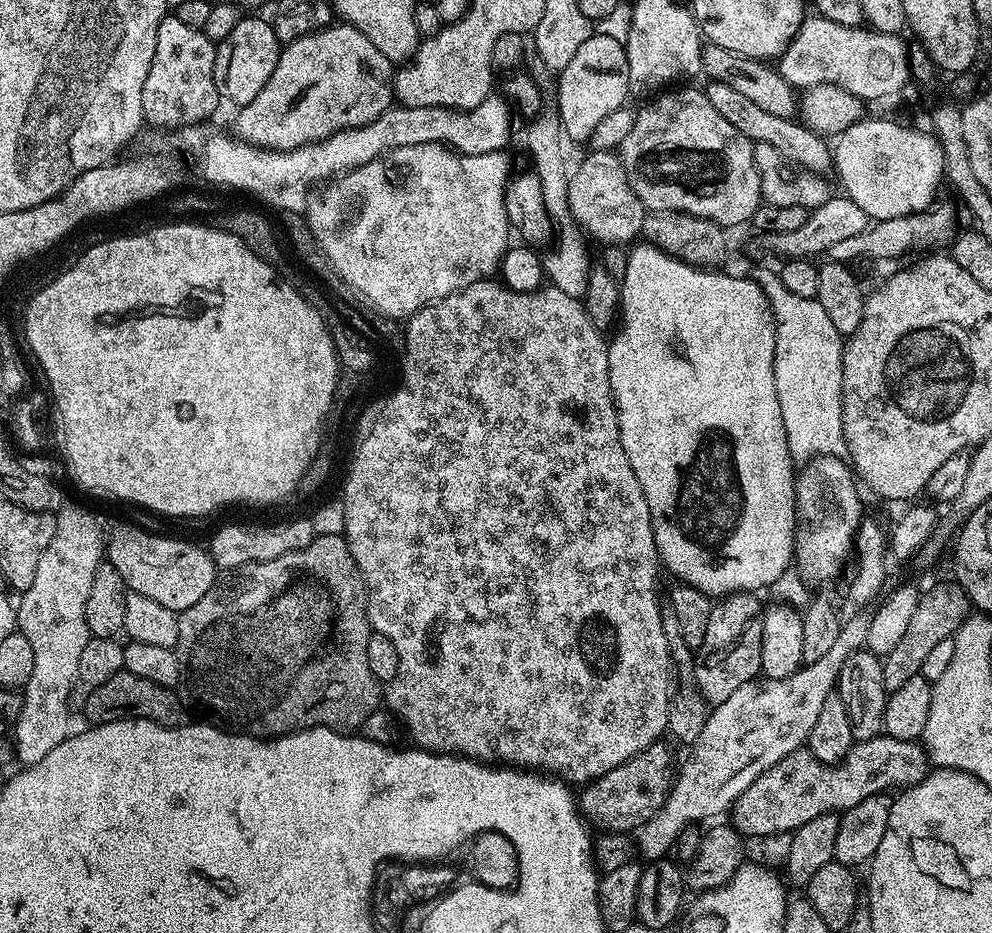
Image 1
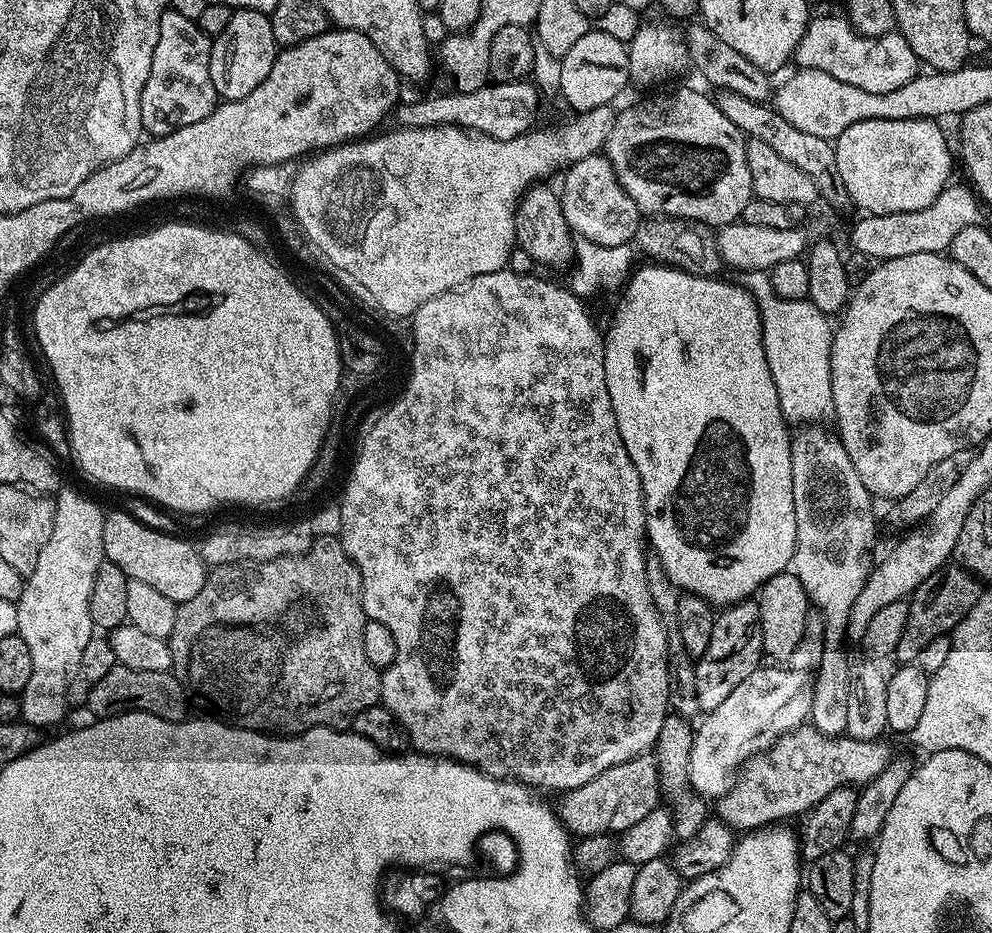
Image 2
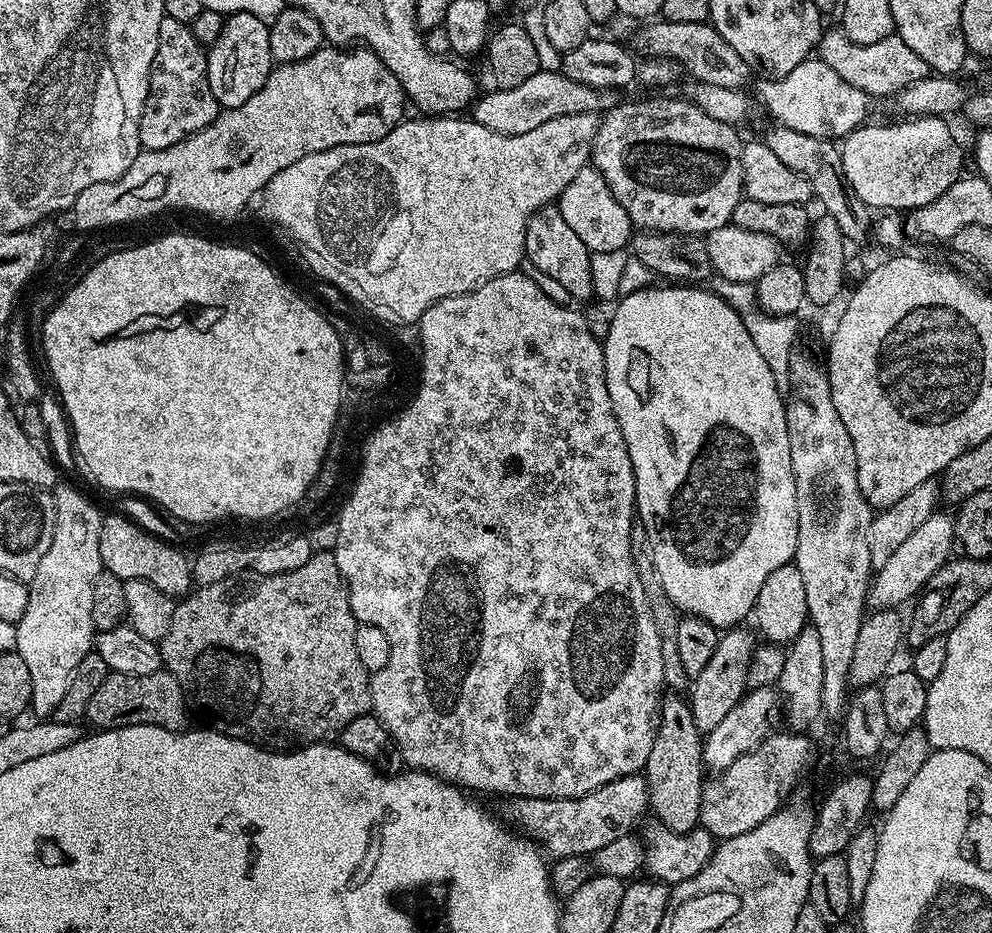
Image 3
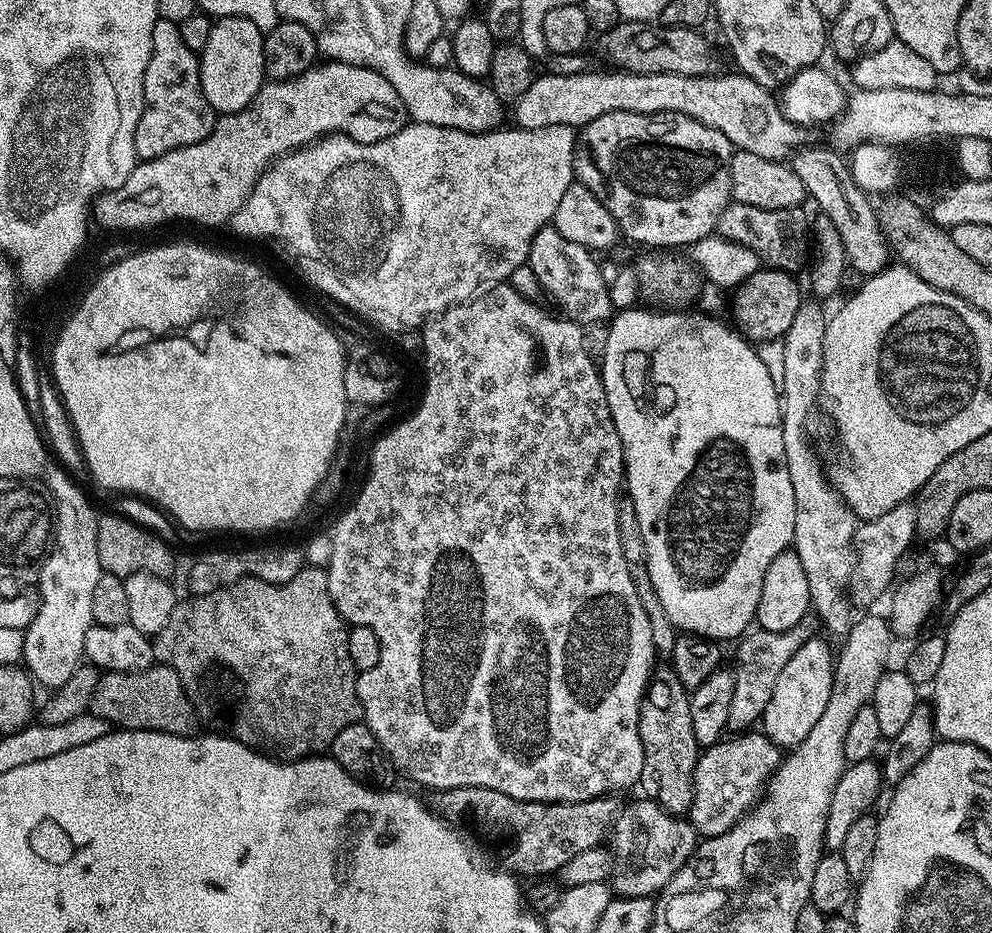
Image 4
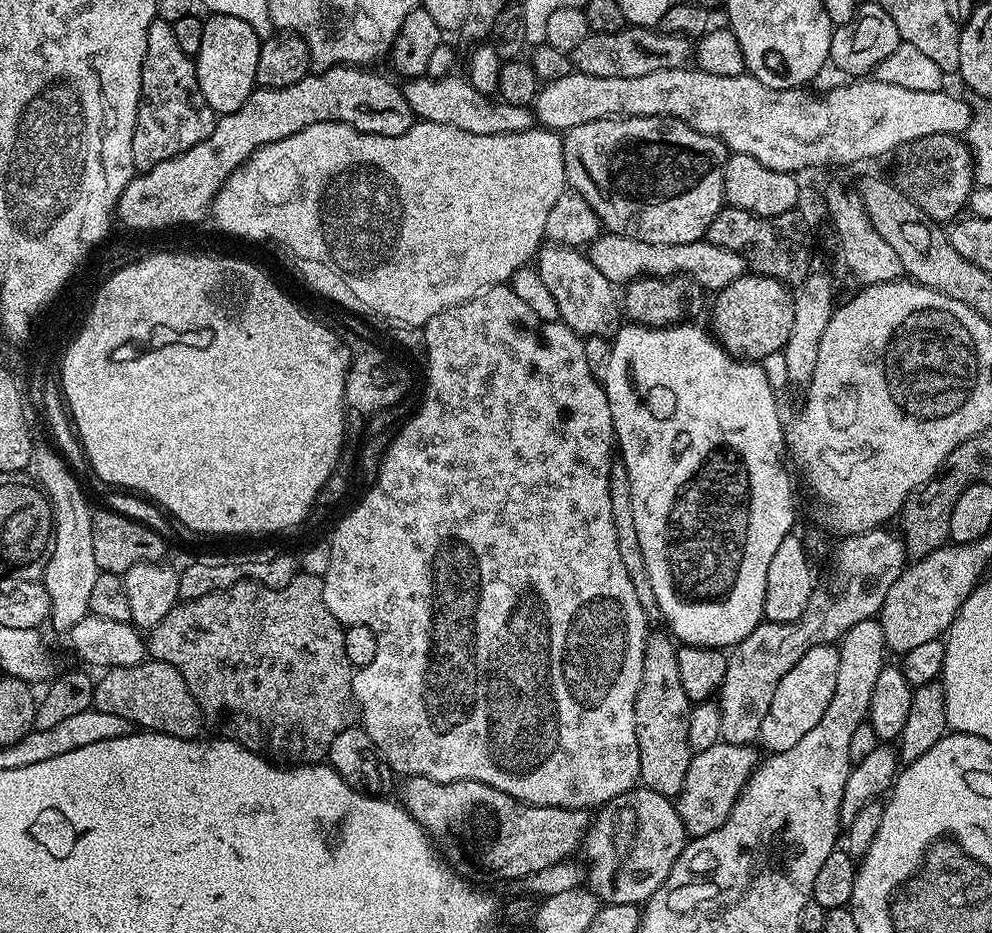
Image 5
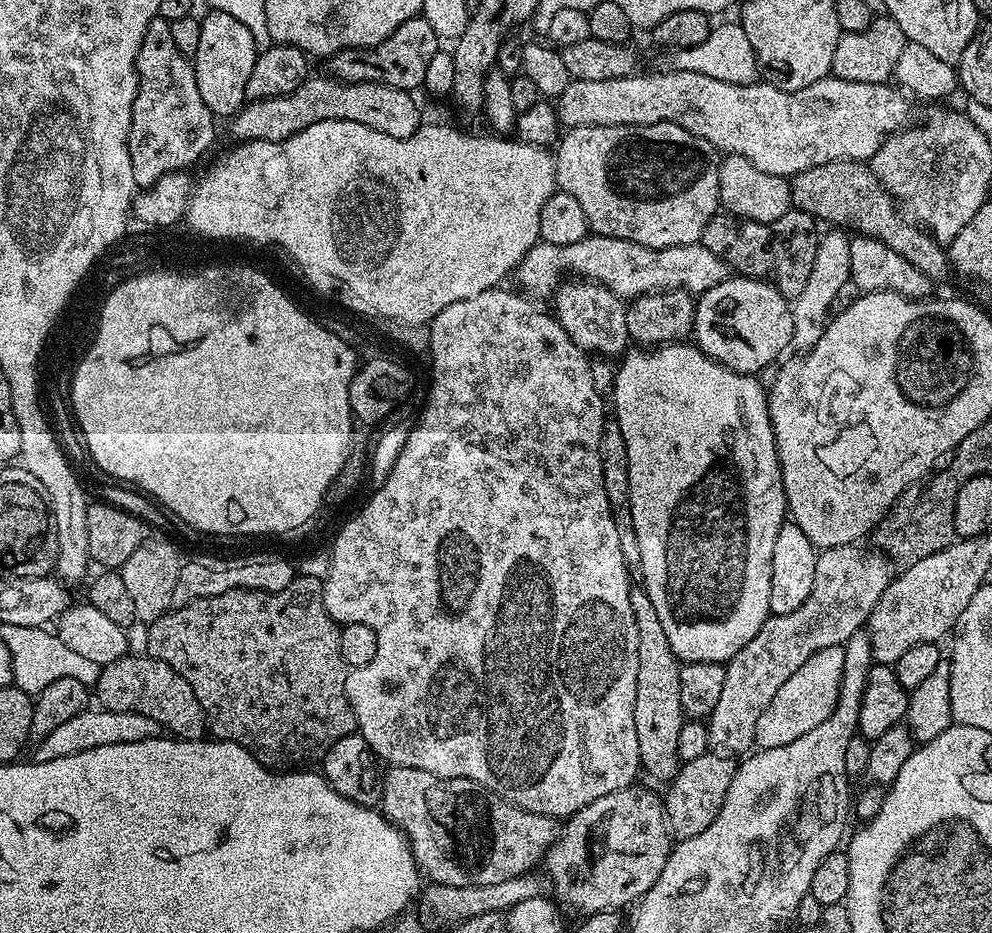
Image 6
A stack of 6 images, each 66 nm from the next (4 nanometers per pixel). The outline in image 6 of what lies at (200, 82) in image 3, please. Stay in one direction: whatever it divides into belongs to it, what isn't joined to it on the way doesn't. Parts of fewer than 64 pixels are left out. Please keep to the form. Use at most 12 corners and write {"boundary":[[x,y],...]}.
{"boundary":[[156,16],[128,131],[137,189],[216,140],[193,61]]}

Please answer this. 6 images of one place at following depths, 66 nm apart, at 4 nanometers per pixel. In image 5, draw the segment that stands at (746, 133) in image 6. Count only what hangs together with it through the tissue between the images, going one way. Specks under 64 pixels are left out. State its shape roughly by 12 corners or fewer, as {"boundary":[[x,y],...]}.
{"boundary":[[575,70],[537,121],[673,116],[800,174],[856,164],[974,115],[949,90],[856,78],[825,96],[758,78]]}

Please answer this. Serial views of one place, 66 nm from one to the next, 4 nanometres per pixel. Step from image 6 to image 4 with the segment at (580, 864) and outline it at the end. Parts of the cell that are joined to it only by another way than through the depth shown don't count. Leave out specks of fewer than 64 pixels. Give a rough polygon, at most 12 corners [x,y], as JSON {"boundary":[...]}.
{"boundary":[[647,798],[619,809],[614,888],[652,896],[695,854],[691,820]]}

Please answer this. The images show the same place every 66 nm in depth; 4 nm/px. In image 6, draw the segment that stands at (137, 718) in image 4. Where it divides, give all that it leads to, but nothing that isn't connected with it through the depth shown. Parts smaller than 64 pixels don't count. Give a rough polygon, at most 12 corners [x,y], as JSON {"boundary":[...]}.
{"boundary":[[129,654],[103,665],[94,700],[146,714],[181,740],[205,739],[190,682]]}

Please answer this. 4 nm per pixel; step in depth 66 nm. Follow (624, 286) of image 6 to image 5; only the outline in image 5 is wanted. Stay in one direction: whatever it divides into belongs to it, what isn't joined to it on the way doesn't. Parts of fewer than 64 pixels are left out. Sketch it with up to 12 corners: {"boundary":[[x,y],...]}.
{"boundary":[[613,232],[586,255],[610,282],[691,276],[709,293],[746,275],[708,239],[638,242]]}

